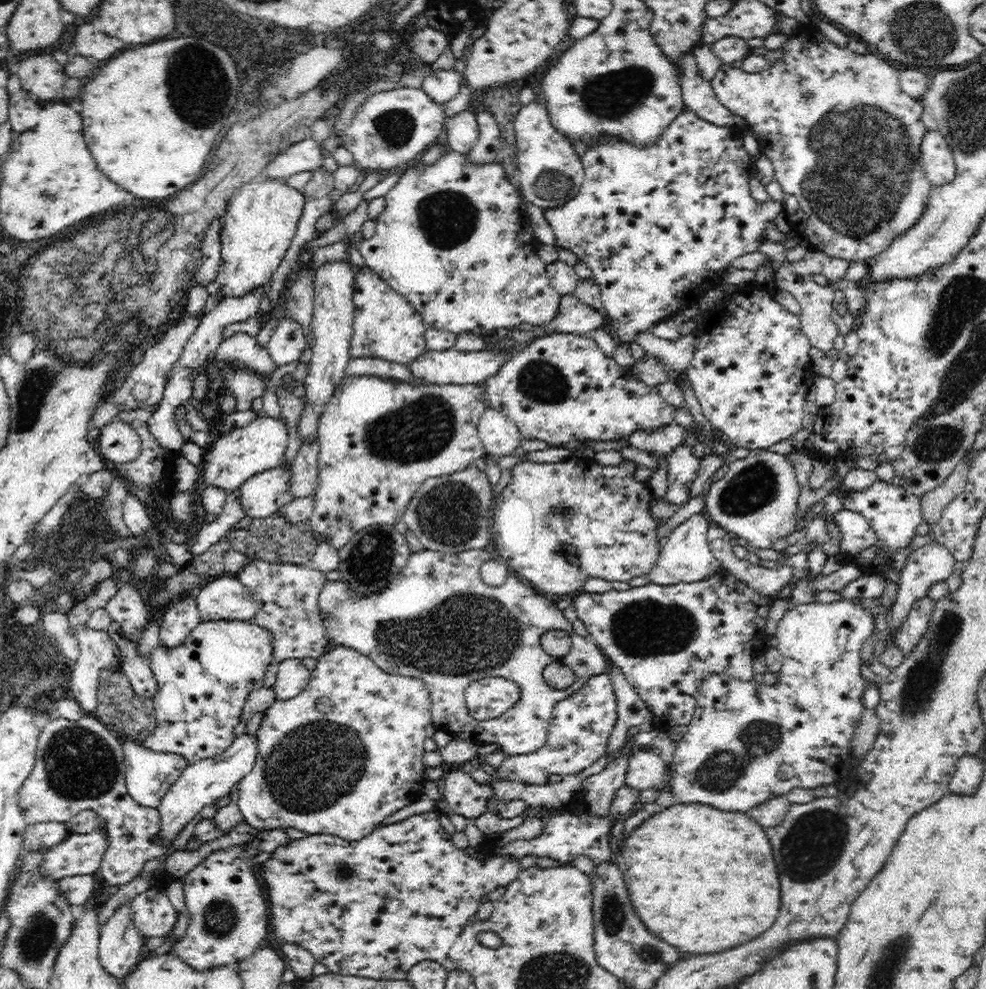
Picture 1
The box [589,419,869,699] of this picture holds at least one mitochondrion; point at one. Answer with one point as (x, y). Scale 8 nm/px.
(647, 627)

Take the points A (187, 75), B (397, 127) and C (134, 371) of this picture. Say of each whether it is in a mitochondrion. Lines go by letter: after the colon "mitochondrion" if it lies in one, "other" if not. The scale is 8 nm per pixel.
A: mitochondrion
B: mitochondrion
C: other

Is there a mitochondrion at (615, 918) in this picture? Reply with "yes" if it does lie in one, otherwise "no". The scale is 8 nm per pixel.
yes

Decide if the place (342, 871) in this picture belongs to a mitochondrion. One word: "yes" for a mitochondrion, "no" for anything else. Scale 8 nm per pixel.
yes

